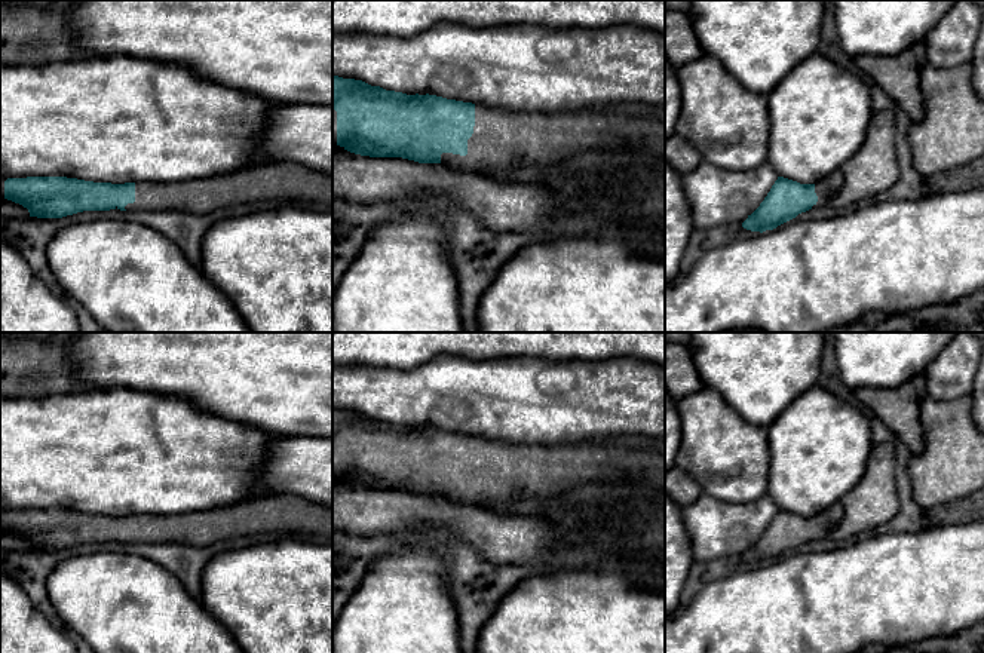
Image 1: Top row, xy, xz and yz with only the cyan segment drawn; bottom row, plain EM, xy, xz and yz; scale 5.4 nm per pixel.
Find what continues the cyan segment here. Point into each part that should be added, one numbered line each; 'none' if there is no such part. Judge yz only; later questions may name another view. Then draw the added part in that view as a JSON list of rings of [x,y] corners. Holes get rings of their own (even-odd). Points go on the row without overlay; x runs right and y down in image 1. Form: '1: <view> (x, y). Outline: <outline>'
1: yz (825, 521). Outline: [[[840,502],[827,508],[825,511],[815,515],[815,525],[818,528],[818,534],[812,539],[821,540],[830,536],[830,533],[839,525],[843,516],[843,506]]]

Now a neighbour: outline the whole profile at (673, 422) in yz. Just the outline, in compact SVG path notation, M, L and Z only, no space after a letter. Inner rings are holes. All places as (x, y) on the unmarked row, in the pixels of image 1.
M665 390L665 472L675 466L681 441L681 417L677 402Z

